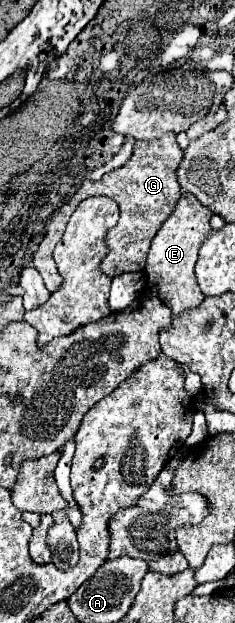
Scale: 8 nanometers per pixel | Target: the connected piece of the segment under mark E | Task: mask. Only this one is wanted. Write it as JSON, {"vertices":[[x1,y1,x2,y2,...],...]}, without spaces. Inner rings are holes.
{"vertices":[[181,194,171,216,165,220,165,224,151,242,151,250,145,266,145,278,147,278,145,294,163,298,165,304,173,310,173,316,179,316,187,308,195,308,195,304,203,300,193,268,195,268,195,256,199,252,199,244,203,242,203,236,211,230,209,226,211,216,213,216,211,210,203,206,195,196]]}

